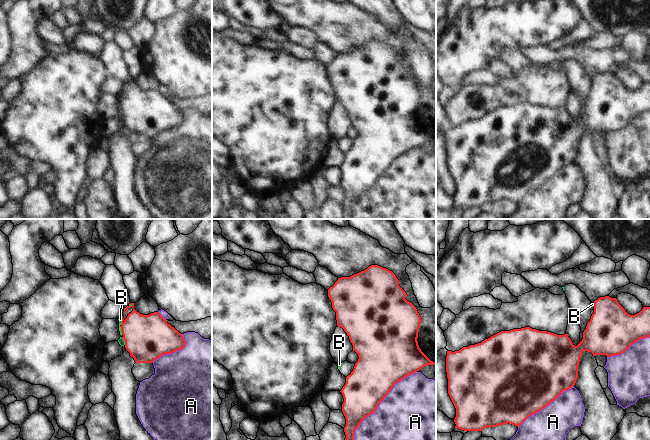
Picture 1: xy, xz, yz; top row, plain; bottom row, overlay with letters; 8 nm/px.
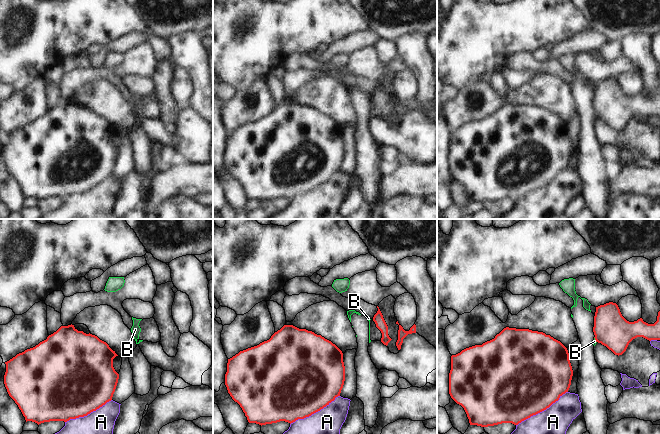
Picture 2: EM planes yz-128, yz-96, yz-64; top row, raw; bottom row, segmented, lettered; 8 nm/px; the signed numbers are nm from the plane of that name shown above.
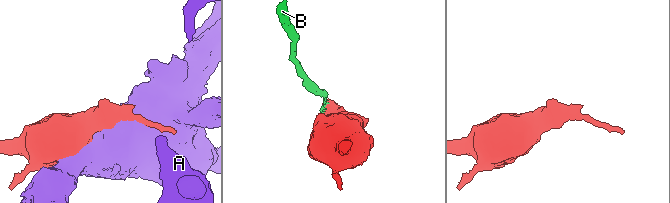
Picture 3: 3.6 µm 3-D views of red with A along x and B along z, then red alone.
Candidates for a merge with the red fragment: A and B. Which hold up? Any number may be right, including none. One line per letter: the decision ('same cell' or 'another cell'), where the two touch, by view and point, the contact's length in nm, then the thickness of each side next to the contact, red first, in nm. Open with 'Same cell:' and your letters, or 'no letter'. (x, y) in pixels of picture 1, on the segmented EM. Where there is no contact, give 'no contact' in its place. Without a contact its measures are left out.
Same cell: no letter
A: another cell; meets red in xz at (380, 401); contact 750 nm long; 360 nm thick on the red side, 440 nm on the other
B: another cell; meets red in xy at (121, 330); contact 80 nm long; 360 nm thick on the red side, 30 nm on the other

